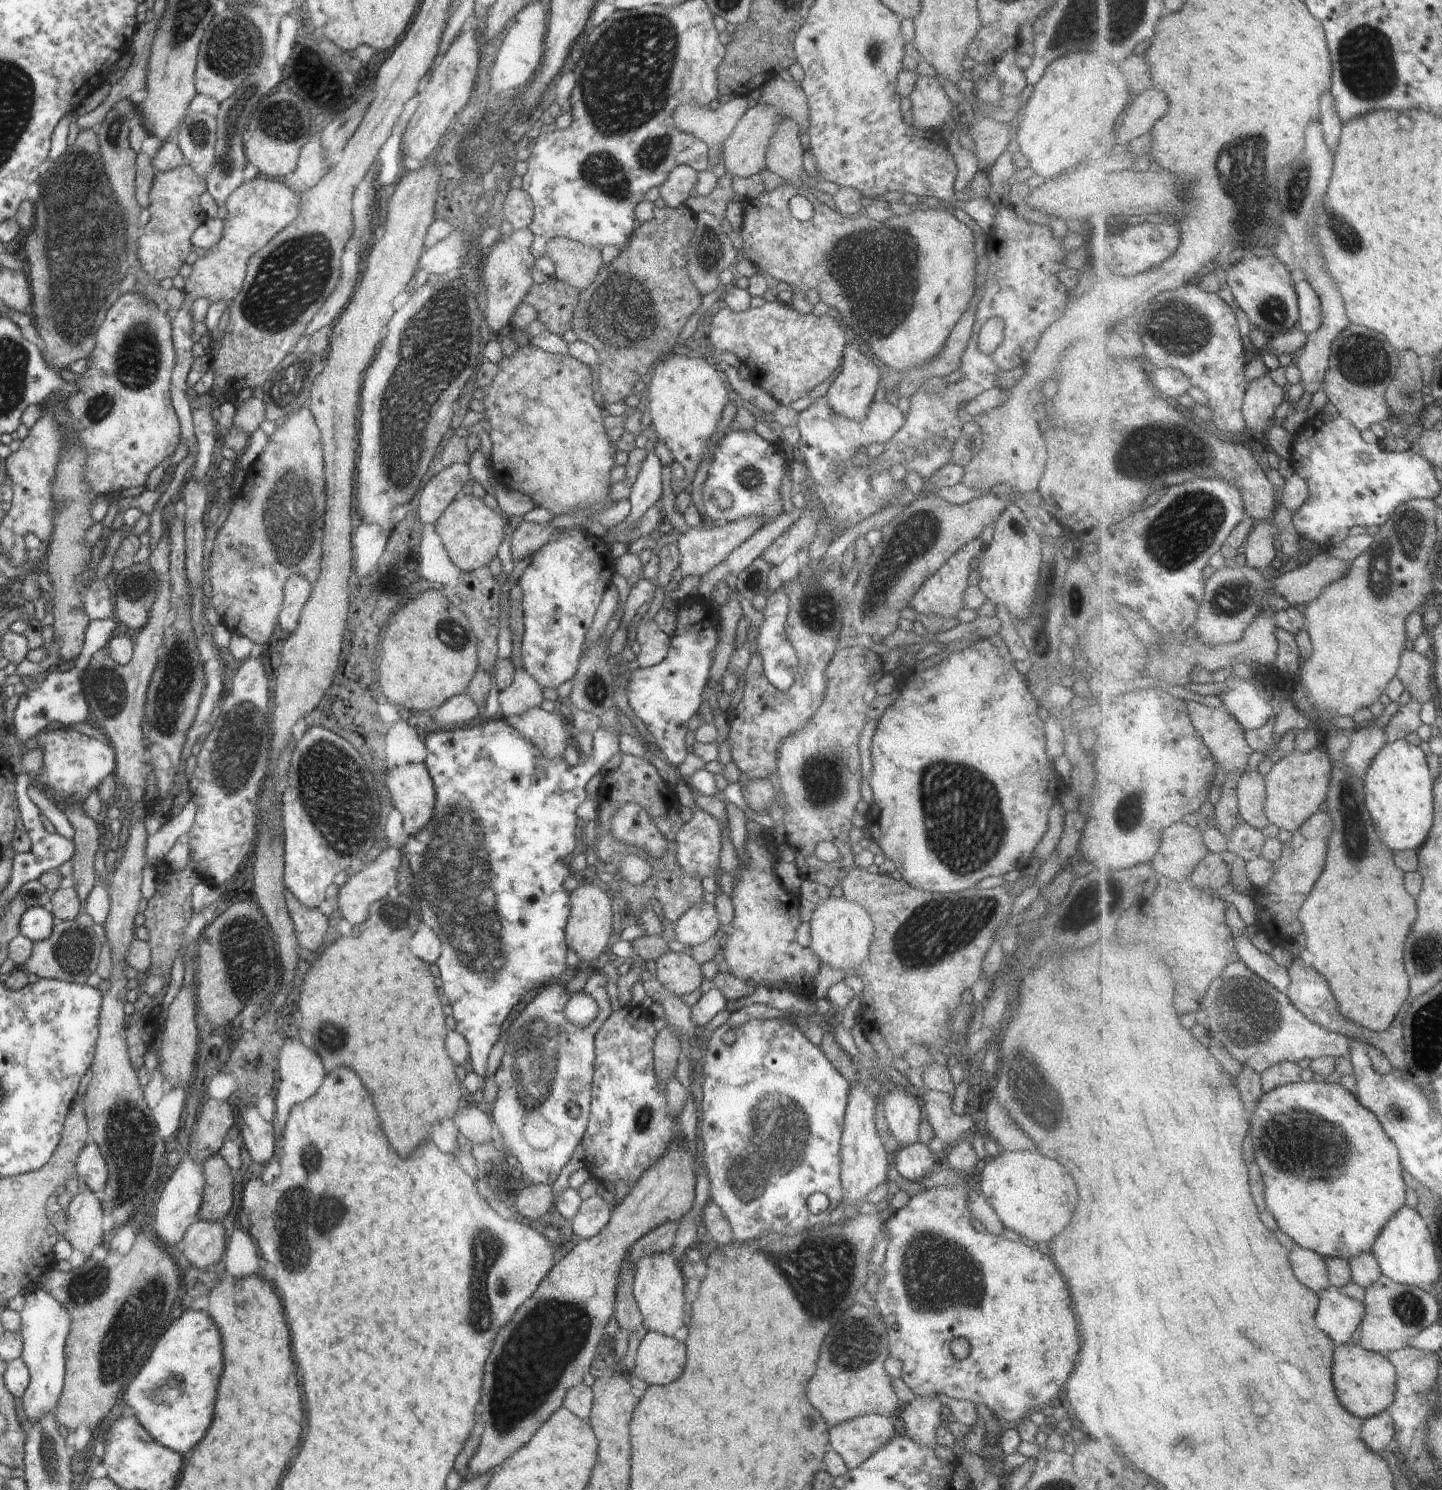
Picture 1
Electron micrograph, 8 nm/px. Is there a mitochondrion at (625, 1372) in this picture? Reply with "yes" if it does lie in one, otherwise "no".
no

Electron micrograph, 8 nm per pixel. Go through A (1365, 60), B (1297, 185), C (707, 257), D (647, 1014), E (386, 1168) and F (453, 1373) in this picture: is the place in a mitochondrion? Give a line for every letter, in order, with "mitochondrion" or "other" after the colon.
A: mitochondrion
B: mitochondrion
C: other
D: other
E: other
F: other

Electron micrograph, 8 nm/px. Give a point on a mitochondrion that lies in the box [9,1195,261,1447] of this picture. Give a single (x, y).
(142, 1315)

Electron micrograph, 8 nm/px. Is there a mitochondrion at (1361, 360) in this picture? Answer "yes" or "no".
yes

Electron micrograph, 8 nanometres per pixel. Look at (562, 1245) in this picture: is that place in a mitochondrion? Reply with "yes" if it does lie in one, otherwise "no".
no

